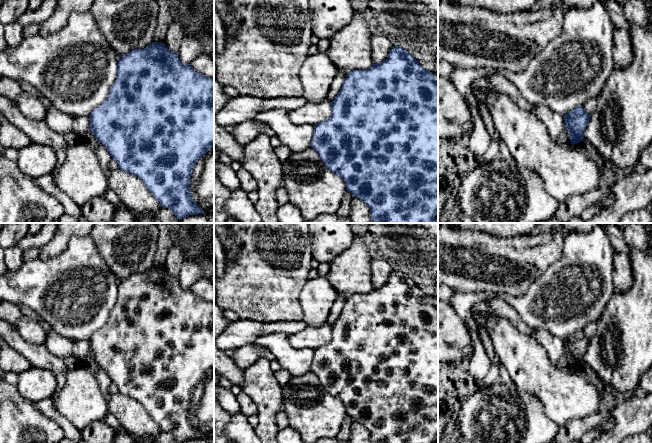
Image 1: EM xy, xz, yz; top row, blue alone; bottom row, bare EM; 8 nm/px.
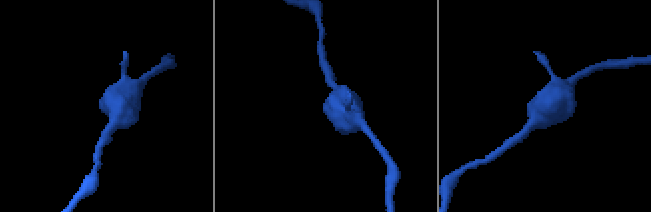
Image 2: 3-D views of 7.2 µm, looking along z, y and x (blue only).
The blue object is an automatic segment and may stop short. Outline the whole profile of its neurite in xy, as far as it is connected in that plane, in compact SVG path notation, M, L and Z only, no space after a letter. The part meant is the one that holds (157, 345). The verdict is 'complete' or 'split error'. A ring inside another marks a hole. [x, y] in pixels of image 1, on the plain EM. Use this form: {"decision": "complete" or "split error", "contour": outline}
{"decision": "complete", "contour": "M152 266L144 273L133 273L119 282L116 304L109 314L106 324L93 334L89 340L90 354L98 367L102 367L111 381L117 386L118 392L138 401L148 415L157 423L162 431L170 433L178 443L189 439L198 439L204 435L191 421L190 405L196 386L211 372L214 372L214 302L205 301L195 296L191 288L183 289L175 276L170 276L164 267Z"}

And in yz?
{"decision": "complete", "contour": "M582 330L576 331L564 341L565 351L570 361L571 368L575 369L584 362L584 356L591 339L588 339Z"}

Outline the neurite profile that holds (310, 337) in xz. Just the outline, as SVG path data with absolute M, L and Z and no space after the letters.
M328 321L320 327L307 326L297 333L288 335L291 346L296 349L310 348L315 350L327 344L331 338L331 325Z

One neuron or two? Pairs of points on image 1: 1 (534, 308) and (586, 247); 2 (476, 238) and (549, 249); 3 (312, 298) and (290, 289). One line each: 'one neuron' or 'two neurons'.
1: one neuron
2: one neuron
3: two neurons

